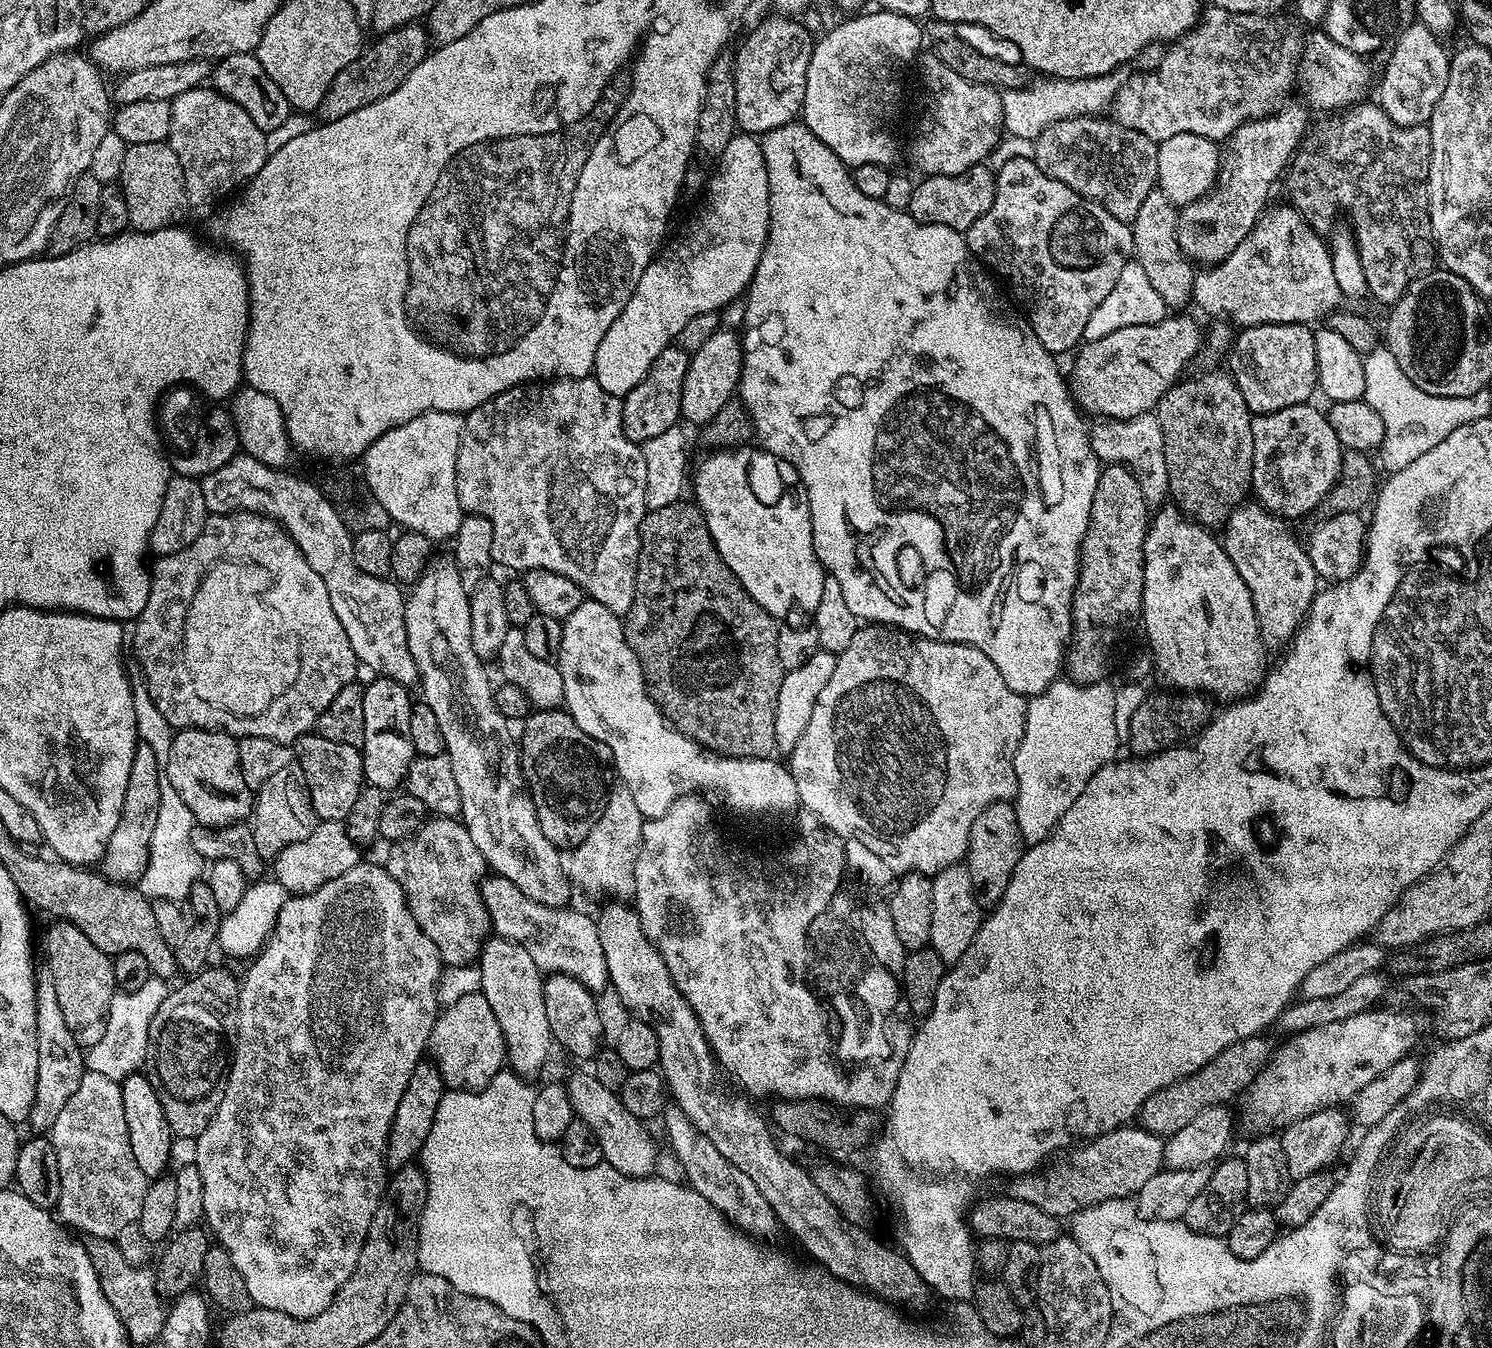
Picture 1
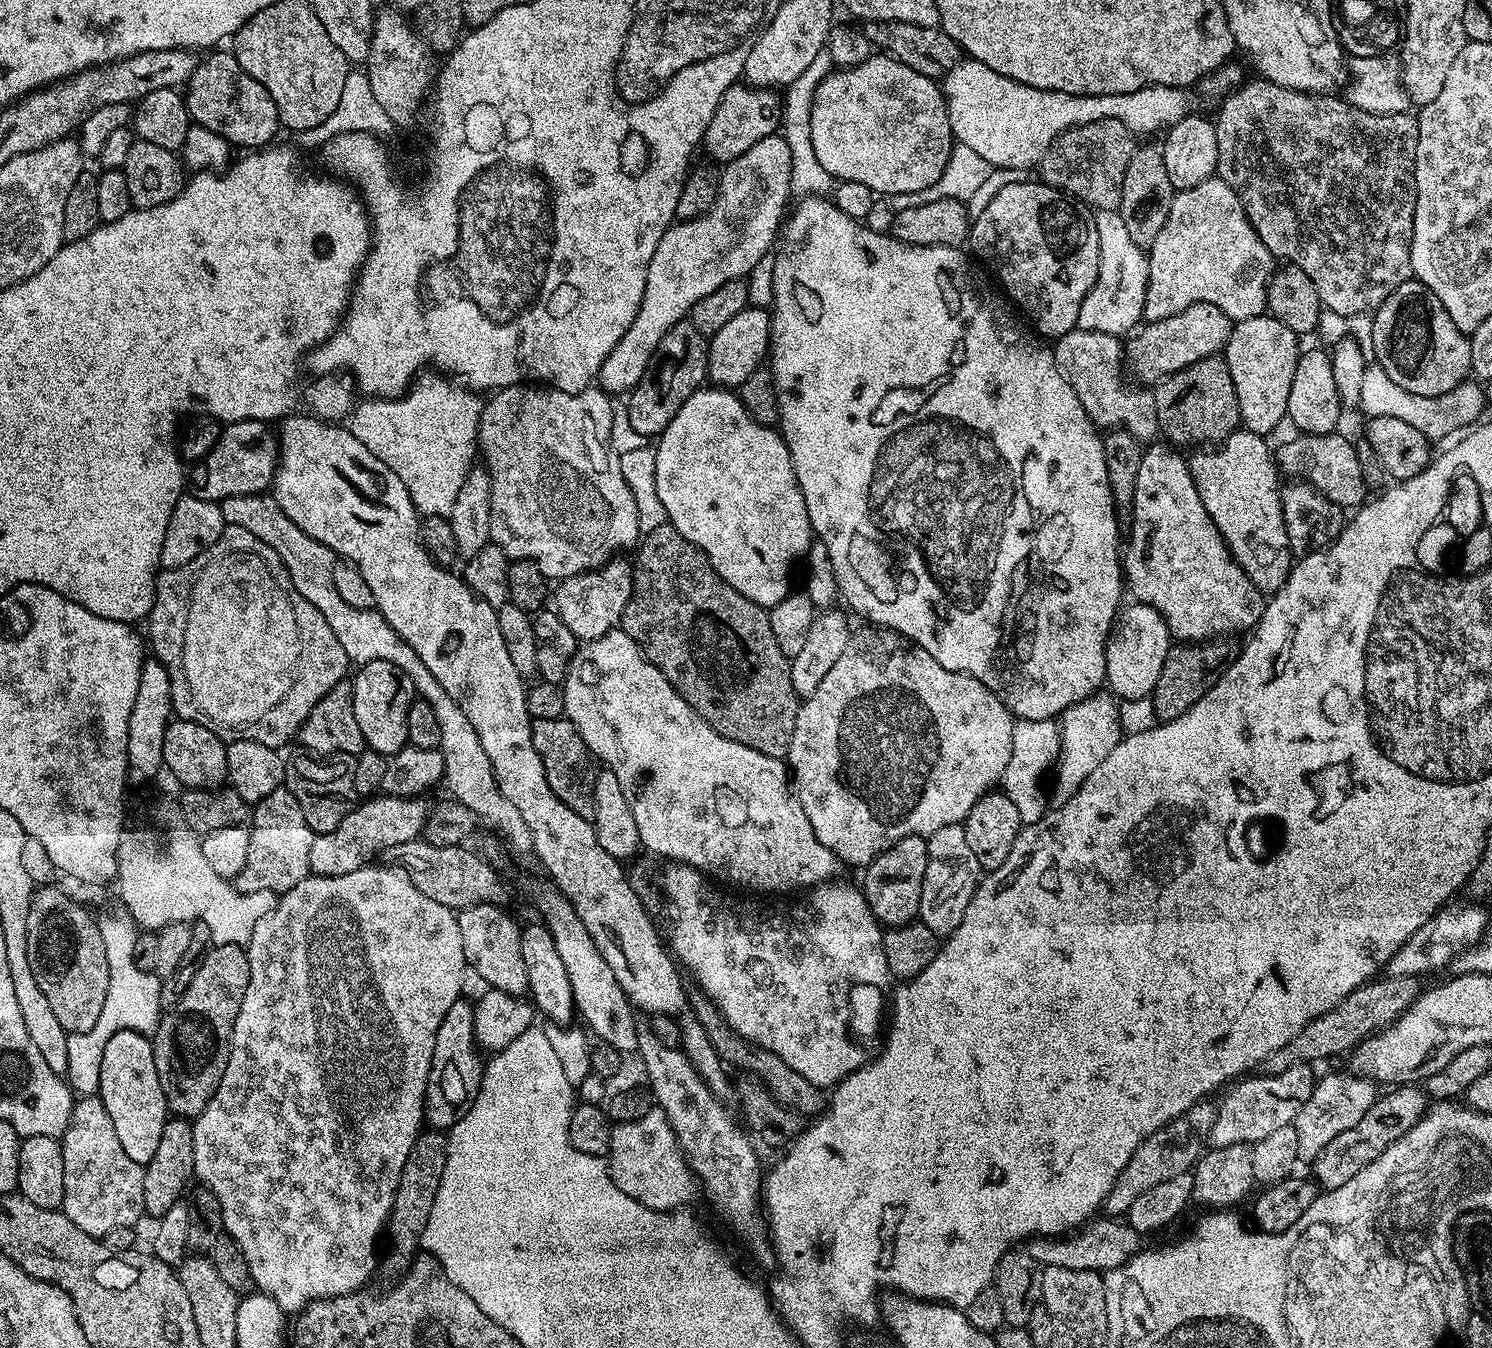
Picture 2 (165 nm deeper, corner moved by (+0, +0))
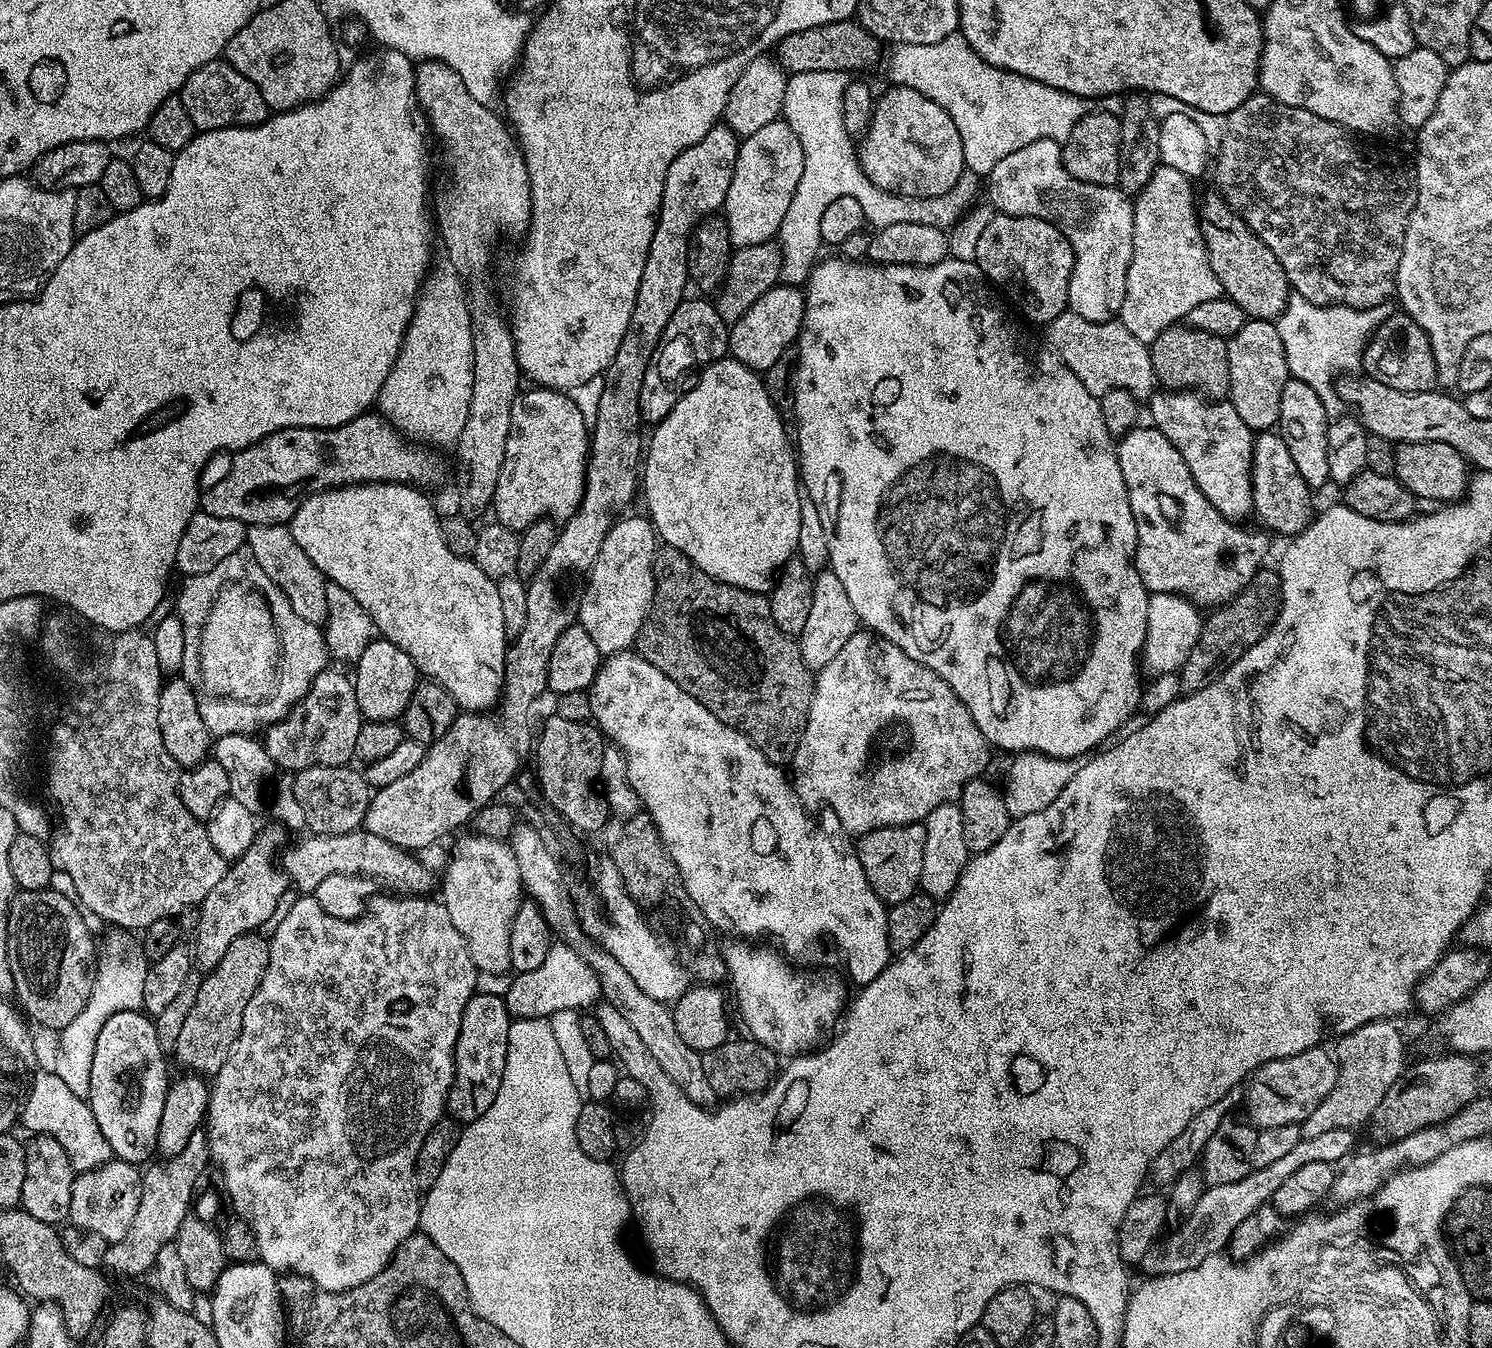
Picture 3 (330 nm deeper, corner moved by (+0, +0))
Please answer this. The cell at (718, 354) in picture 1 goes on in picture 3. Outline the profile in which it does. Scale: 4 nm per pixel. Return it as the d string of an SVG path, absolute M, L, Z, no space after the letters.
M783 282L766 290L742 318L731 321L728 333L728 351L731 359L742 362L755 372L765 373L782 354L797 343L804 317L804 294L799 287Z

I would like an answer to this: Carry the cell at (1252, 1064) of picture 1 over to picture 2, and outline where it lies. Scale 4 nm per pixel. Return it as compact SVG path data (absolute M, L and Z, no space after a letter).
M1389 976L1373 978L1368 983L1358 986L1342 1002L1338 1002L1332 1010L1326 1010L1318 1018L1314 1018L1286 1046L1274 1050L1262 1063L1267 1074L1282 1074L1282 1070L1290 1070L1295 1064L1315 1065L1315 1060L1328 1060L1331 1056L1349 1053L1357 1044L1375 1032L1381 1032L1402 1015L1419 998L1422 984L1415 976Z

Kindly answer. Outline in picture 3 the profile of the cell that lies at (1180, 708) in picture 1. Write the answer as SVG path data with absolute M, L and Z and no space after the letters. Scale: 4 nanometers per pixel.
M1261 567L1254 574L1252 582L1233 600L1207 613L1202 634L1178 673L1181 693L1202 690L1220 675L1225 666L1242 658L1242 654L1246 654L1250 646L1257 644L1268 633L1268 628L1276 621L1276 613L1280 610L1280 574L1275 567L1268 567Z

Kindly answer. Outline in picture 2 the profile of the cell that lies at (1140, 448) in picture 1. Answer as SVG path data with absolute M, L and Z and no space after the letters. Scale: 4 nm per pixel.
M1078 326L1055 341L1052 357L1097 429L1123 430L1141 442L1157 439L1160 423L1156 397L1147 387L1124 381L1126 348L1121 337L1102 334L1098 330L1082 330Z

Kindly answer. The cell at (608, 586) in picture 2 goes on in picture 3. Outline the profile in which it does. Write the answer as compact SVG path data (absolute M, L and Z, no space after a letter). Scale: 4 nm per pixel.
M647 515L627 516L617 519L606 538L602 538L602 550L598 550L598 558L586 577L580 596L578 622L604 656L629 651L635 645L652 608L656 589L656 529Z

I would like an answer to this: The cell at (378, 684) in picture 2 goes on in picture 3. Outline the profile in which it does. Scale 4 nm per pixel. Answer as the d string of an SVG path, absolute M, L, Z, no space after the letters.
M383 638L371 640L362 650L362 658L354 665L354 683L361 717L370 720L399 721L406 706L410 706L410 694L414 694L418 683L418 673L410 654L406 654L394 642Z

